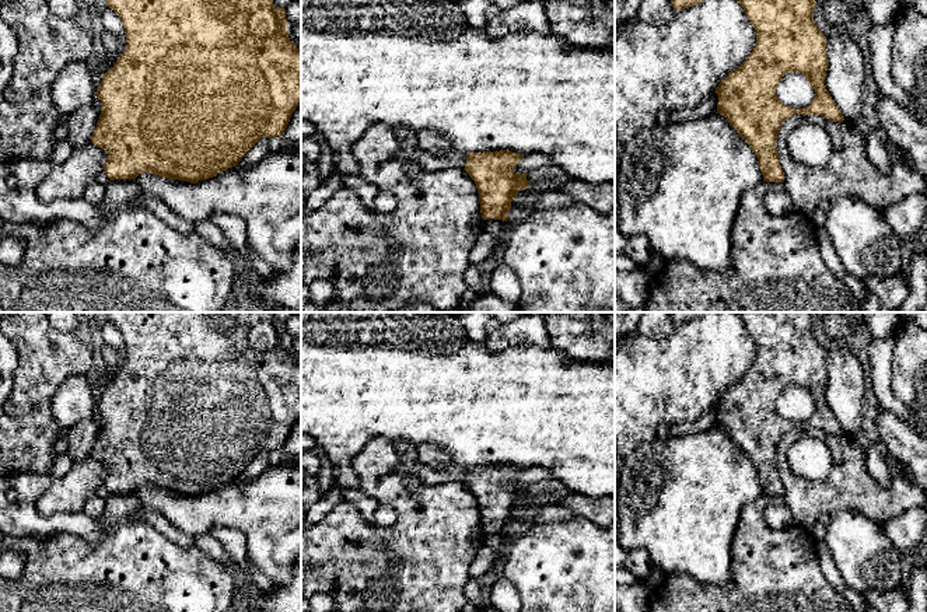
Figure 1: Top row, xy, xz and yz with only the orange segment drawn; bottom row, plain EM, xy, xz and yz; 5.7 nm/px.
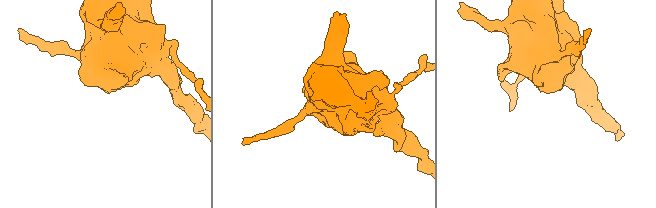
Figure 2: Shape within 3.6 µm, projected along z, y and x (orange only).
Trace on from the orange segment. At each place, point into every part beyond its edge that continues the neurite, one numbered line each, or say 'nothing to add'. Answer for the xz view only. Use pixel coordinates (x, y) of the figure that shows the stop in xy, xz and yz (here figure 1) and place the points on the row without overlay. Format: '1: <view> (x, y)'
nothing to add

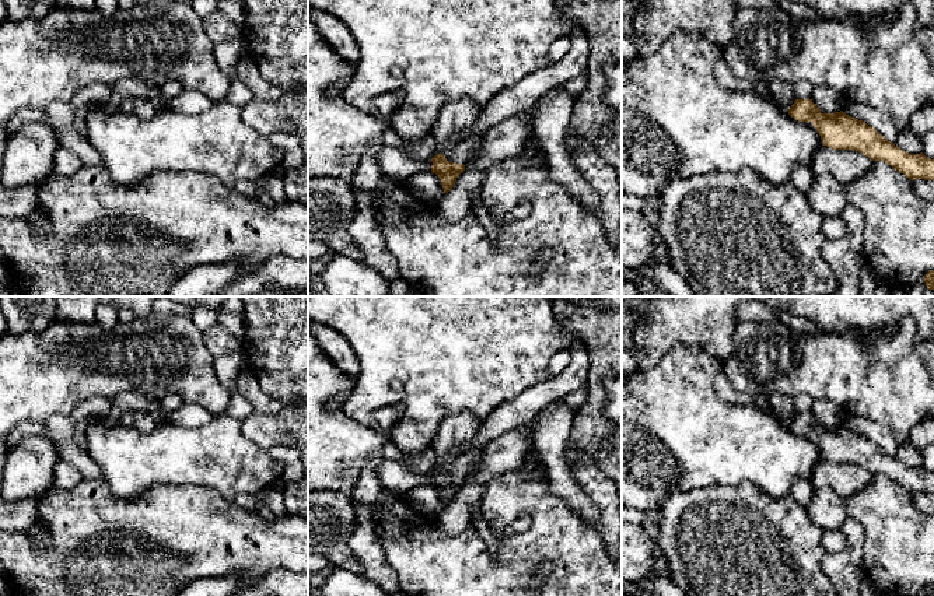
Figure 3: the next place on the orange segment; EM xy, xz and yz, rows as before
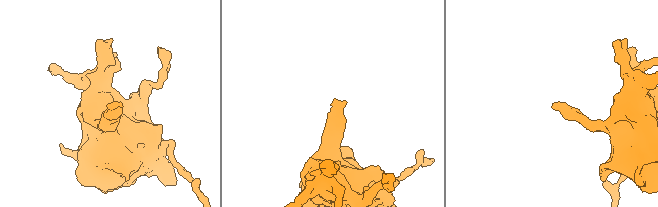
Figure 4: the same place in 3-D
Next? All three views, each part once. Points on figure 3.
1: xz (455, 431)

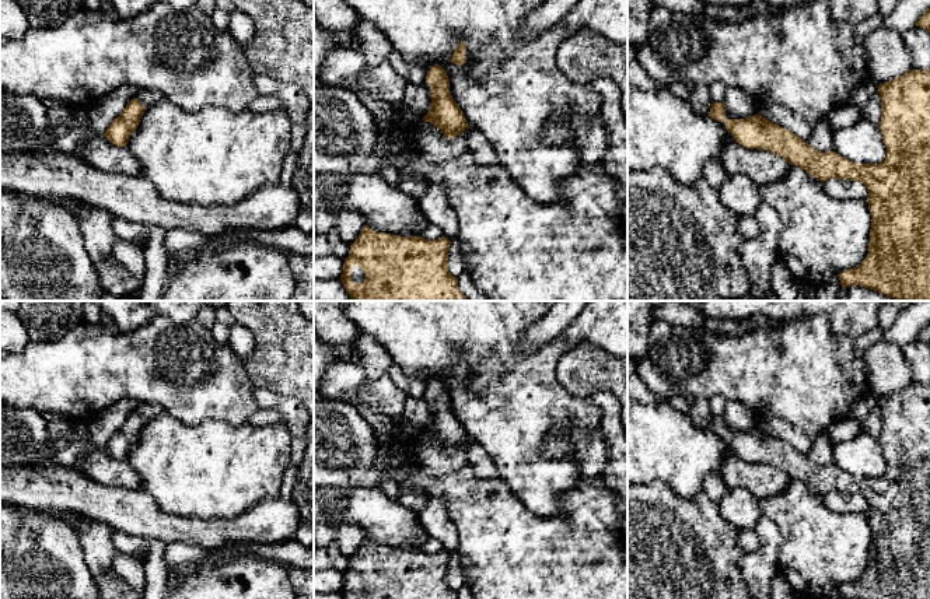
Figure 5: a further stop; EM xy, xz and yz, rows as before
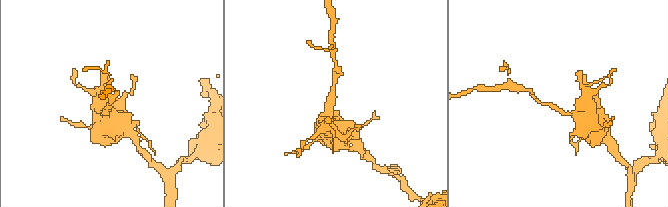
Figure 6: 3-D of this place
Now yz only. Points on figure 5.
nothing to add

